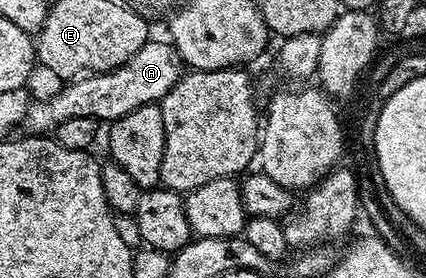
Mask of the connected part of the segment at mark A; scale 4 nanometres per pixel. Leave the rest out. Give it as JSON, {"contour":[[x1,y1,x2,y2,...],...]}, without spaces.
{"contour":[[156,37,149,38,147,43,120,67,103,73,85,73,71,81,65,82,61,91,48,95,45,99,36,99,25,106,22,111,22,127,32,137,48,137,55,132,62,121,70,121,70,117,91,117,97,121,115,121,126,117,139,107,148,103,159,104,160,100,174,89,182,74,180,54,171,42,159,43]]}

